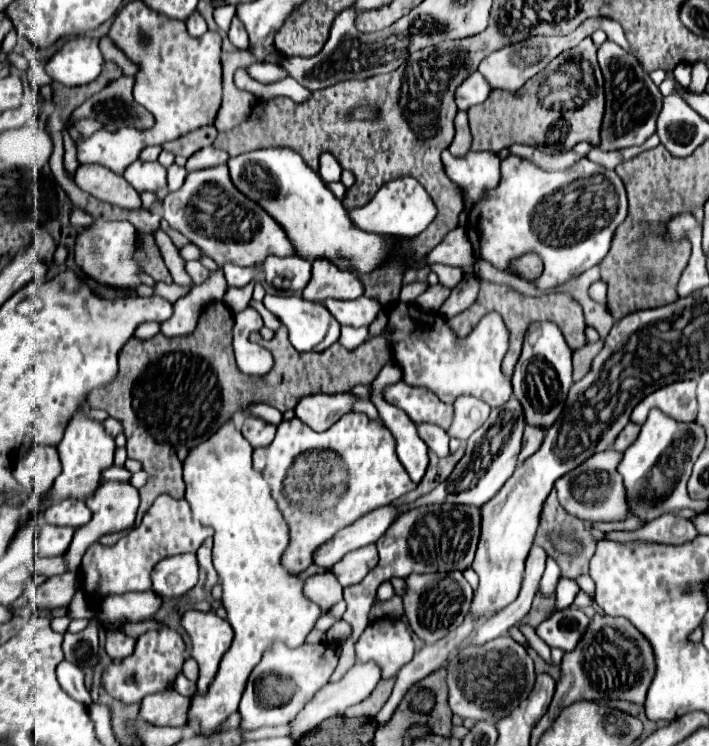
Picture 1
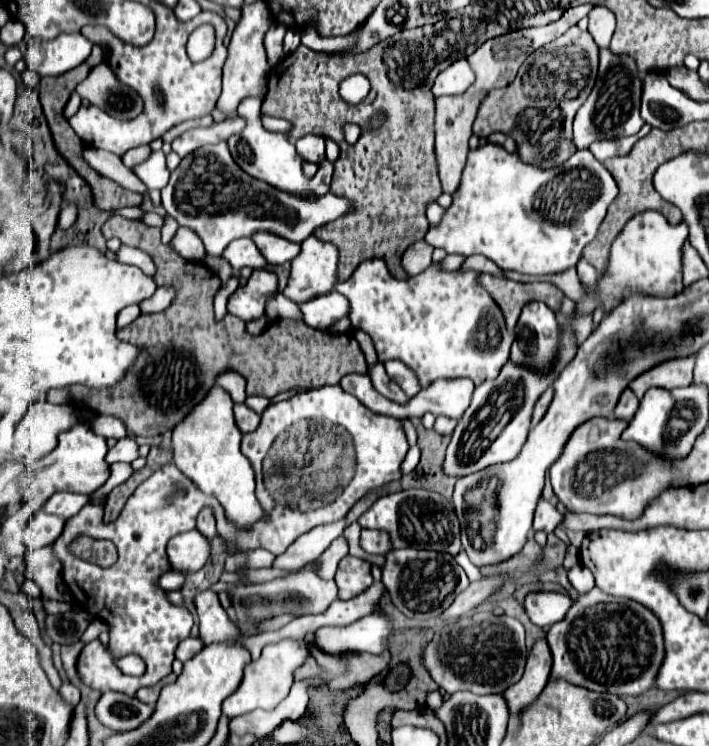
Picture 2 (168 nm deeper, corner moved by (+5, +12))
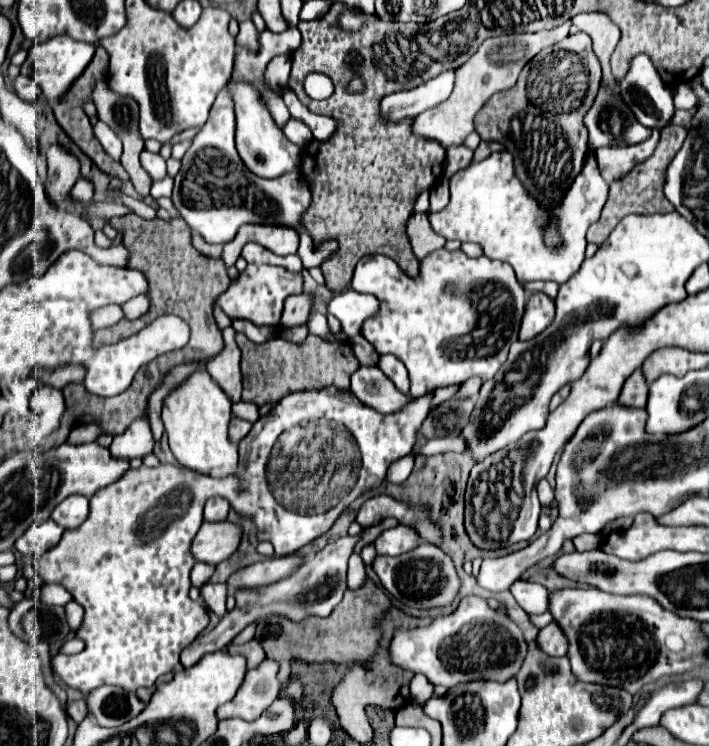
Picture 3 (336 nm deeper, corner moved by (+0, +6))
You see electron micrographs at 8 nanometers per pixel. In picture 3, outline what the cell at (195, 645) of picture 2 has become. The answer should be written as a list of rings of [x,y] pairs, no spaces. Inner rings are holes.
[[[344,536],[344,538],[338,538],[334,542],[328,542],[326,548],[316,552],[312,558],[308,558],[304,562],[304,566],[300,566],[296,570],[296,574],[290,574],[288,578],[284,578],[280,582],[274,582],[270,586],[264,586],[264,588],[236,590],[234,592],[236,608],[232,612],[228,612],[214,630],[210,630],[208,634],[198,636],[196,642],[188,644],[182,650],[182,654],[180,654],[182,666],[190,668],[204,654],[224,650],[252,622],[266,622],[272,616],[284,616],[292,622],[300,622],[308,616],[328,618],[330,612],[334,610],[334,606],[340,604],[340,600],[346,592],[346,566],[348,566],[348,558],[352,554],[352,548],[358,540],[360,540],[360,536]]]

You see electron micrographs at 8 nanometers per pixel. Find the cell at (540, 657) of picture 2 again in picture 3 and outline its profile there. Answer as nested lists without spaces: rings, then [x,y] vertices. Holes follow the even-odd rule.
[[[552,622],[552,624],[548,624],[546,628],[540,630],[536,644],[546,656],[556,656],[556,658],[566,656],[566,650],[568,650],[566,636],[562,634],[562,630],[558,628],[556,622]]]

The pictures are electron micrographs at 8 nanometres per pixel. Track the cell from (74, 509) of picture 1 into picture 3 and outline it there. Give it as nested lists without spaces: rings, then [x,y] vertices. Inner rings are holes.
[[[68,496],[52,512],[52,520],[62,528],[76,528],[86,520],[86,516],[88,516],[86,496]]]

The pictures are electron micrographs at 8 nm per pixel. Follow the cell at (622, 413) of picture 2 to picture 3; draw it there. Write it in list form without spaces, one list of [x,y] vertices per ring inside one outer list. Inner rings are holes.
[[[636,370],[628,382],[622,388],[622,394],[618,398],[620,406],[626,408],[644,408],[646,406],[646,398],[648,398],[648,384],[642,376],[642,370]]]

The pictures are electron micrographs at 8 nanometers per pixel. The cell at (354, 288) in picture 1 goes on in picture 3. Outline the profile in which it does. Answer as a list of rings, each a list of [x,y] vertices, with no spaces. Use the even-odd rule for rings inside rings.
[[[306,292],[286,298],[284,312],[282,312],[282,326],[292,328],[292,326],[306,324],[308,312],[312,310],[312,302],[314,302],[314,294],[306,294]]]

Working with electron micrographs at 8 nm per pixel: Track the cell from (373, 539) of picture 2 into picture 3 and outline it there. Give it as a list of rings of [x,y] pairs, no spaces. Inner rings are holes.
[[[408,526],[388,528],[374,540],[376,554],[380,556],[400,556],[414,550],[418,544],[420,544],[418,534],[412,528],[408,530]]]

